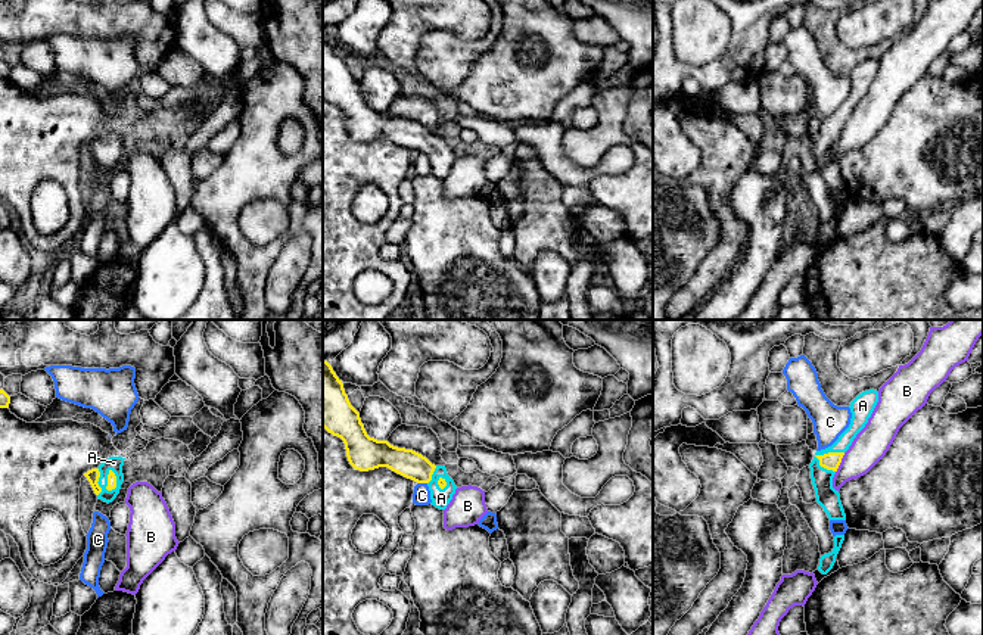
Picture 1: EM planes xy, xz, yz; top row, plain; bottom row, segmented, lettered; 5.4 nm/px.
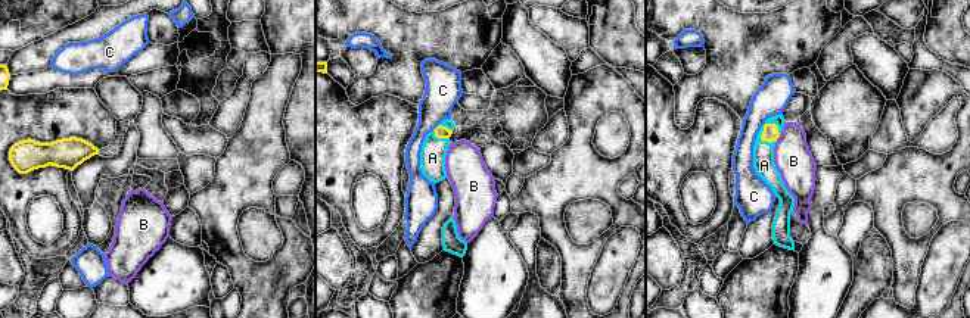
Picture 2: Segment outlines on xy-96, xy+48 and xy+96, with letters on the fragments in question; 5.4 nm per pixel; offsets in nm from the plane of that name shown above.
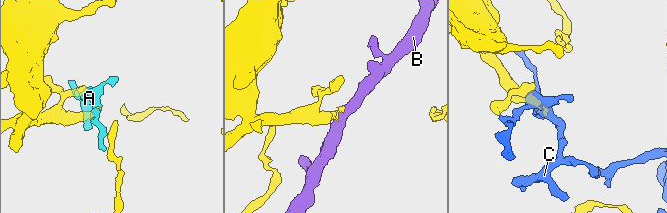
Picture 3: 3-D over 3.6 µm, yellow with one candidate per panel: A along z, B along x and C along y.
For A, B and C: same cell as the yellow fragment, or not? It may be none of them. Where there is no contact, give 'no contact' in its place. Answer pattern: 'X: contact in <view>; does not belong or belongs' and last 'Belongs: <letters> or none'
A: contact in yz; belongs
B: contact in yz; does not belong
C: contact in xz; does not belong
Belongs: A

